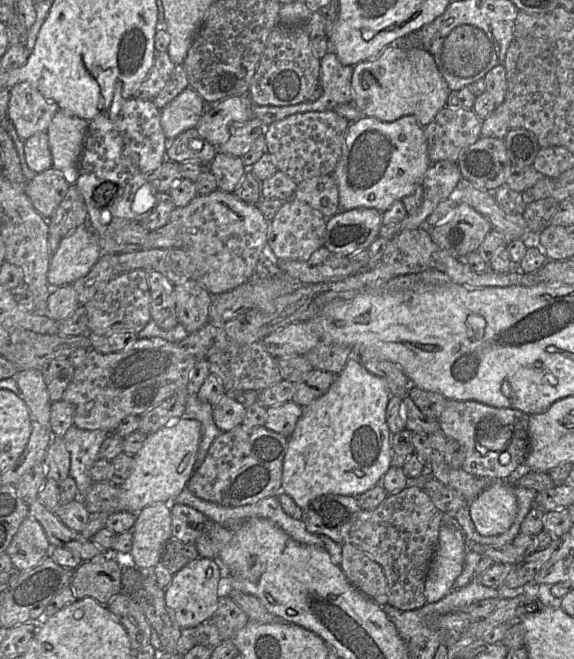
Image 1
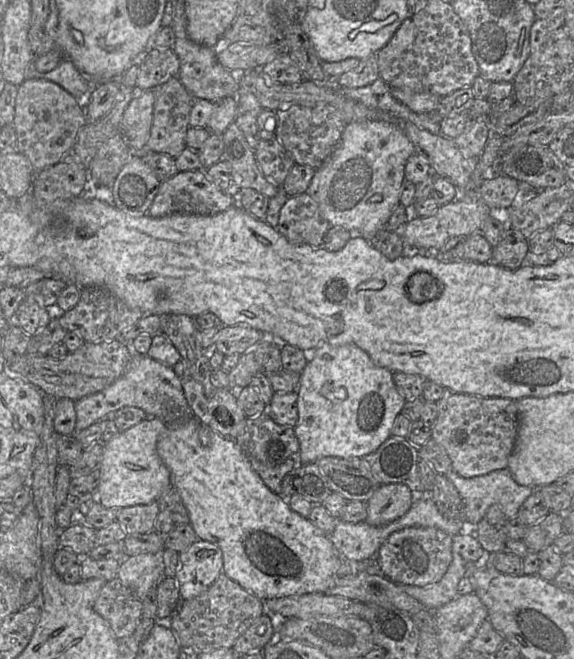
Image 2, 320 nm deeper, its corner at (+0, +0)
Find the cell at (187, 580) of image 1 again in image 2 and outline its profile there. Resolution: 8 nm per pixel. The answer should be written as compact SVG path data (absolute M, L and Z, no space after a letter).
M198 539L179 557L175 579L181 600L201 595L223 572L222 550L212 542Z

